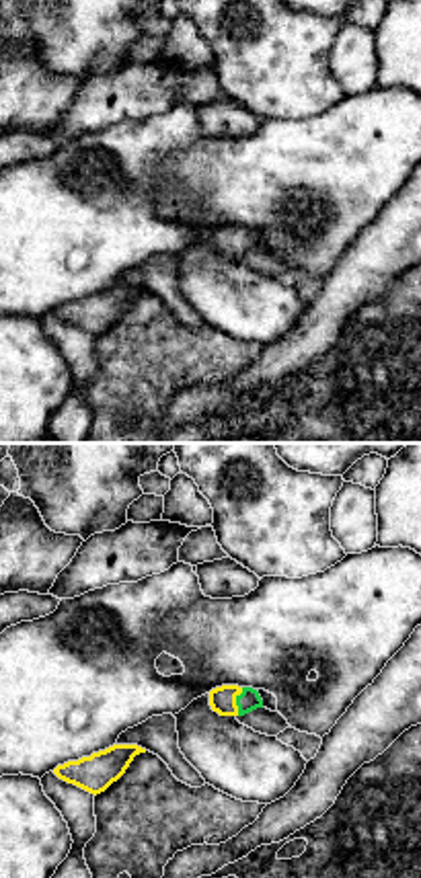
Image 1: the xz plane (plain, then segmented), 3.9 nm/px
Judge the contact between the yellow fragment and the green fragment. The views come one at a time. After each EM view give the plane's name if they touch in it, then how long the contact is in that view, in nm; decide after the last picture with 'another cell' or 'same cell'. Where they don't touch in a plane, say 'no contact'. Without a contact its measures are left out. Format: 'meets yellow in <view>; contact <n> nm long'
meets yellow in xz; contact 110 nm long

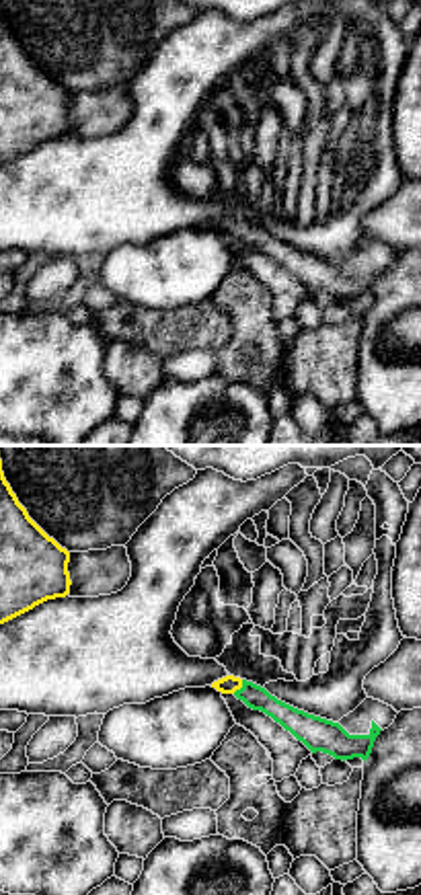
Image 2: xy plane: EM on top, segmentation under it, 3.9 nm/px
meets yellow in xy; contact 70 nm long

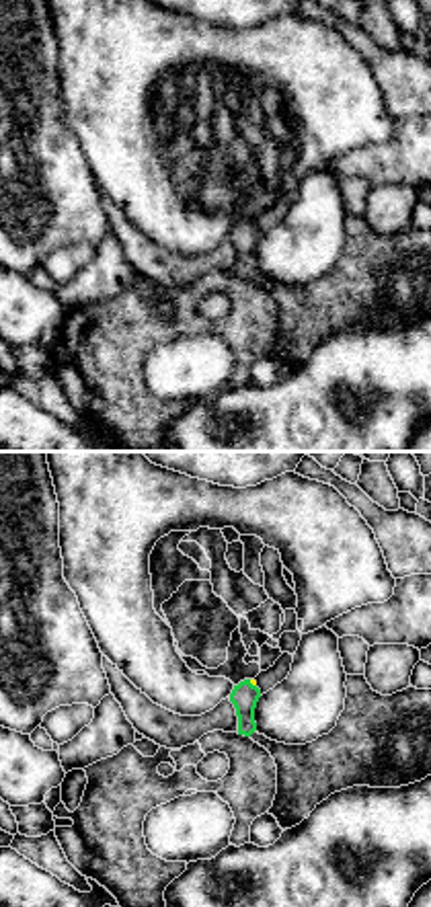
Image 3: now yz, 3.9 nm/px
meets yellow in yz; contact 40 nm long

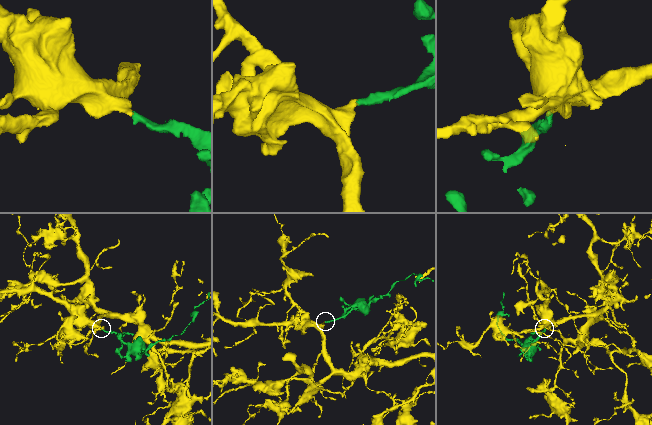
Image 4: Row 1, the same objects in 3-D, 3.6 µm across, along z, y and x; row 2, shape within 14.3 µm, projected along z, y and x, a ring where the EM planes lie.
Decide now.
same cell

